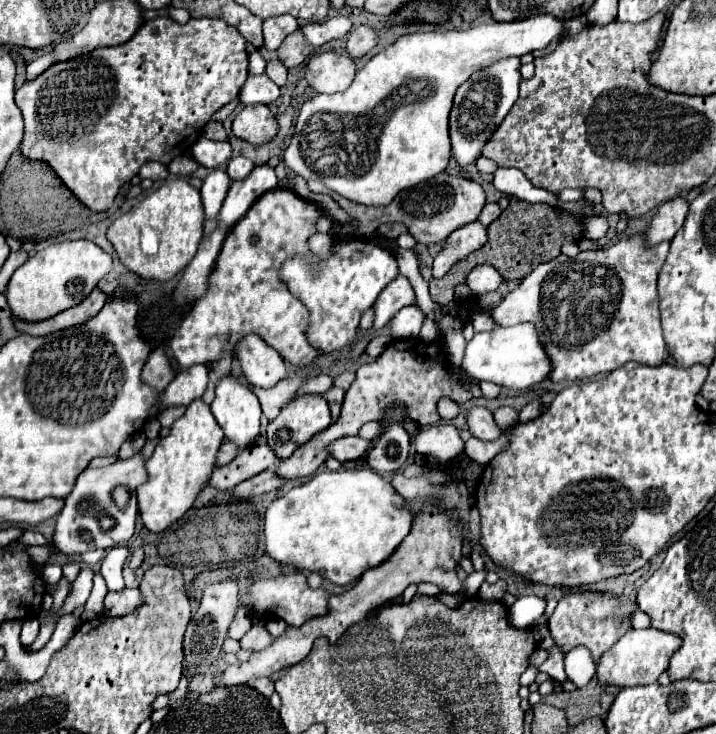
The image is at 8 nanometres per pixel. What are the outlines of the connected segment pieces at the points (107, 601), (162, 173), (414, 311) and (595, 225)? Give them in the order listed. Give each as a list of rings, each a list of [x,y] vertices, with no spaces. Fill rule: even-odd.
[[[124,589],[118,593],[108,593],[104,597],[104,611],[112,617],[132,613],[138,607],[140,607],[140,591],[138,589]]]
[[[150,161],[150,163],[146,163],[146,165],[140,169],[140,177],[142,177],[142,179],[160,181],[160,179],[166,179],[166,177],[168,177],[168,169],[166,169],[166,165],[162,165],[162,163]]]
[[[418,307],[400,309],[390,321],[390,333],[394,339],[412,339],[418,337],[422,327],[424,313]]]
[[[592,217],[590,221],[586,219],[584,223],[586,223],[586,227],[584,227],[584,233],[586,233],[584,237],[586,239],[598,241],[608,233],[608,219],[606,217]]]

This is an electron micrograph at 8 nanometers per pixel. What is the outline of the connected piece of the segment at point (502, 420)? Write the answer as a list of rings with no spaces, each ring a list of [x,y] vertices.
[[[500,407],[500,409],[494,411],[494,419],[496,419],[498,427],[500,427],[502,431],[506,431],[506,429],[512,429],[512,427],[516,425],[516,421],[518,421],[518,411],[512,409],[512,407]]]

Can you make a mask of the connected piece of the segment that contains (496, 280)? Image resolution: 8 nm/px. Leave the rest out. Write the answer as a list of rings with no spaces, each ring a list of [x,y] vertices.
[[[480,265],[470,271],[470,275],[466,277],[466,285],[474,295],[482,295],[498,289],[502,285],[502,277],[496,269],[492,269],[492,265]]]

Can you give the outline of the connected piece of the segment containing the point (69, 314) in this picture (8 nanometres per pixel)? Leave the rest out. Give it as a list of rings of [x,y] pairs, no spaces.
[[[96,287],[82,303],[70,307],[68,311],[62,311],[60,315],[54,315],[46,321],[40,321],[40,323],[24,323],[24,321],[14,319],[14,325],[18,331],[28,333],[28,335],[50,335],[54,331],[62,331],[66,327],[82,325],[84,321],[92,319],[104,307],[106,299],[108,299],[108,295]]]

